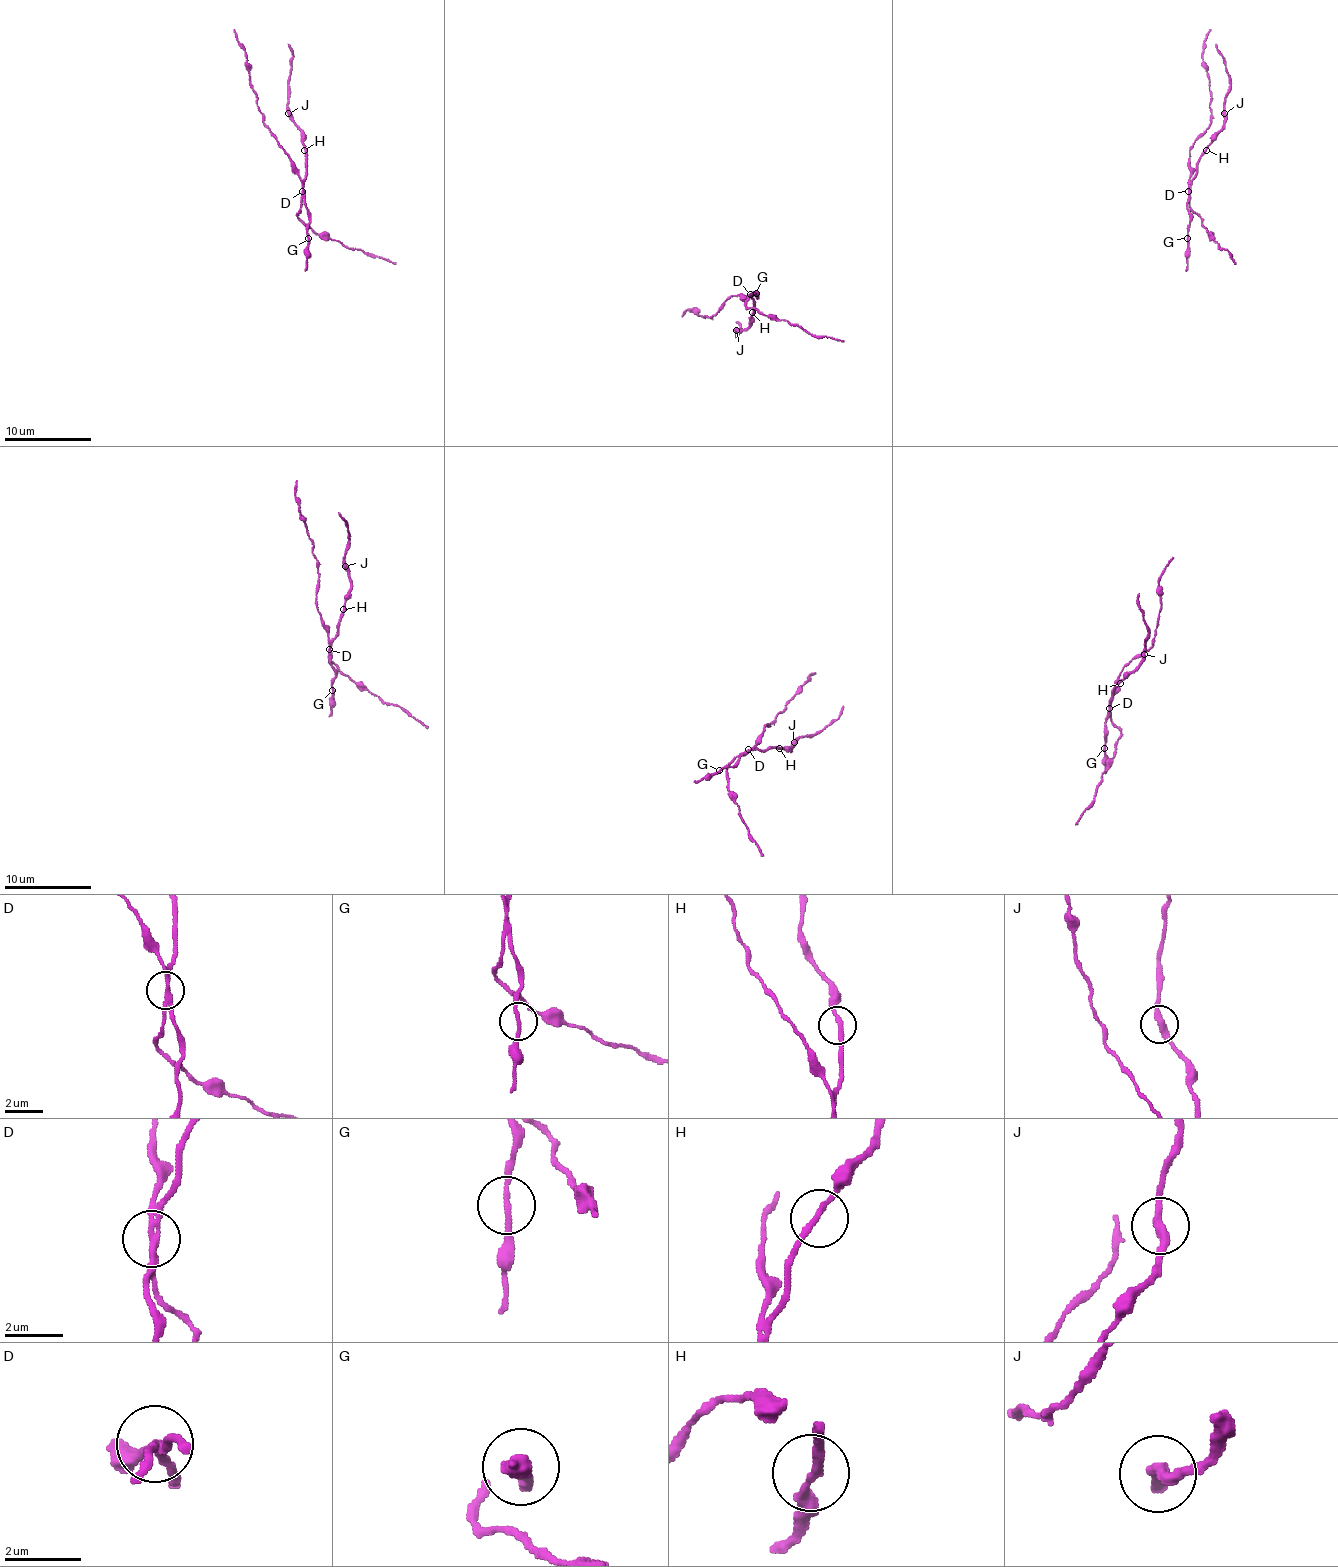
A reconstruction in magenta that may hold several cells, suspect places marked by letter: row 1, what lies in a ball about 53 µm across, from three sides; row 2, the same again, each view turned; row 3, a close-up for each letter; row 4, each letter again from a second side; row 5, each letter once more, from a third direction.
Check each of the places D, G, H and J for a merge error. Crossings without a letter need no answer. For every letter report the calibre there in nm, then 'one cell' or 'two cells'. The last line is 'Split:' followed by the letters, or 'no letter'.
D: 240 nm | two cells
G: 190 nm | one cell
H: 200 nm | one cell
J: 320 nm | one cell
Split: D

